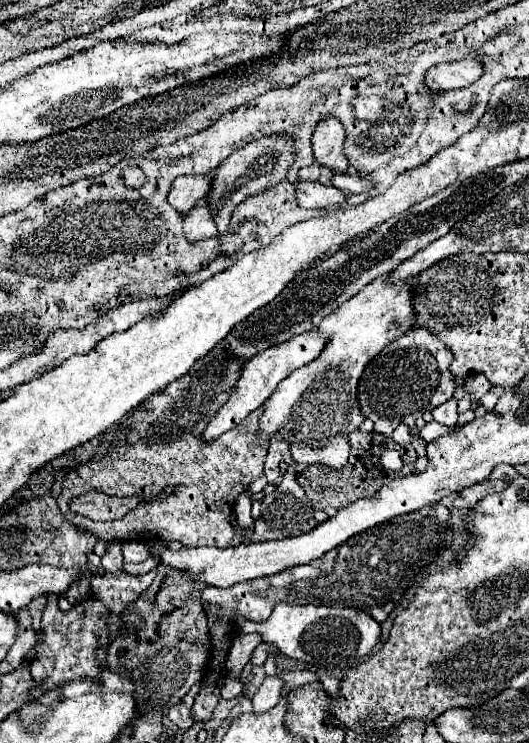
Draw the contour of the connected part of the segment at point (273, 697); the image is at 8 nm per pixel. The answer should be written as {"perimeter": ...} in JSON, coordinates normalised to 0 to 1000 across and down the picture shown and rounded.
{"perimeter":[[[505,908],[478,938],[478,960],[501,960],[516,954],[535,935],[539,917],[527,908]]]}

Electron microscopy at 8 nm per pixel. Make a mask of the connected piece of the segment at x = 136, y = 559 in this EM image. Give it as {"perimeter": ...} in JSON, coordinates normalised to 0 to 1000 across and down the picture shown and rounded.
{"perimeter":[[[267,728],[233,729],[231,746],[234,758],[263,758],[284,748],[274,731]]]}

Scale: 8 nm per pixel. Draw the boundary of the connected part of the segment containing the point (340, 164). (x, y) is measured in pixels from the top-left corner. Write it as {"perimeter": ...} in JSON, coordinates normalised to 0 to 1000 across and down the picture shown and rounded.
{"perimeter":[[[618,157],[607,163],[592,179],[588,192],[599,219],[626,227],[629,233],[656,233],[660,219],[648,209],[648,168],[637,160]]]}

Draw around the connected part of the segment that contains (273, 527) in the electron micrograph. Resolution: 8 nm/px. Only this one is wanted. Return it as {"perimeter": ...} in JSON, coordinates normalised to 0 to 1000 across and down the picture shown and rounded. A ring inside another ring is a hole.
{"perimeter":[[[539,637],[531,653],[520,655],[516,664],[501,666],[497,677],[501,677],[501,685],[497,685],[493,696],[482,701],[482,709],[478,709],[482,728],[509,728],[509,725],[558,723],[558,720],[584,717],[588,712],[595,712],[595,709],[603,707],[599,699],[595,699],[595,693],[592,693],[588,674],[580,672],[573,655],[561,650],[561,642],[558,642],[554,637]]]}

